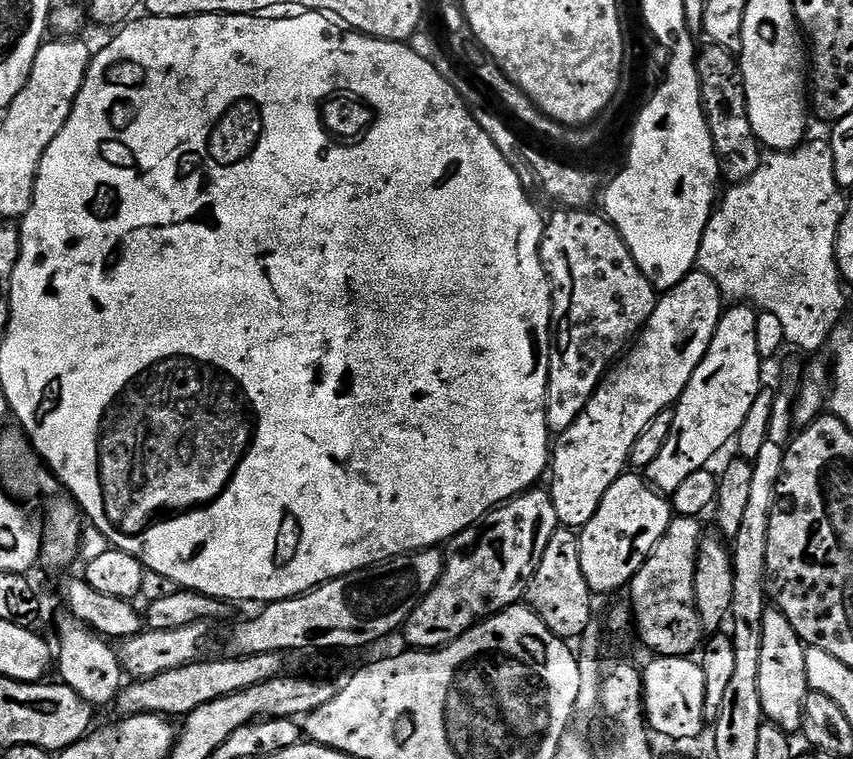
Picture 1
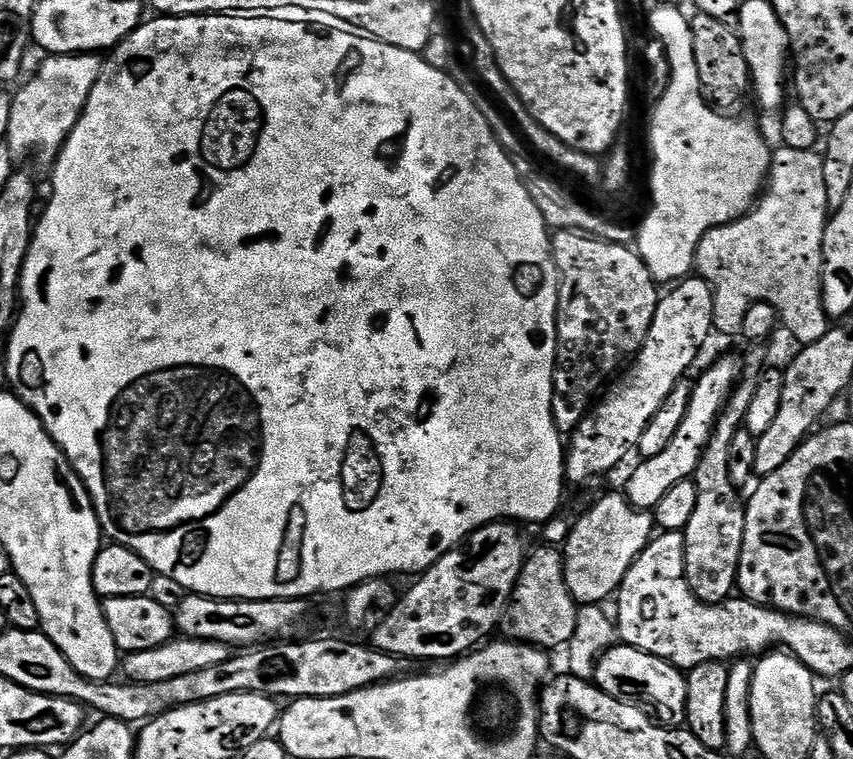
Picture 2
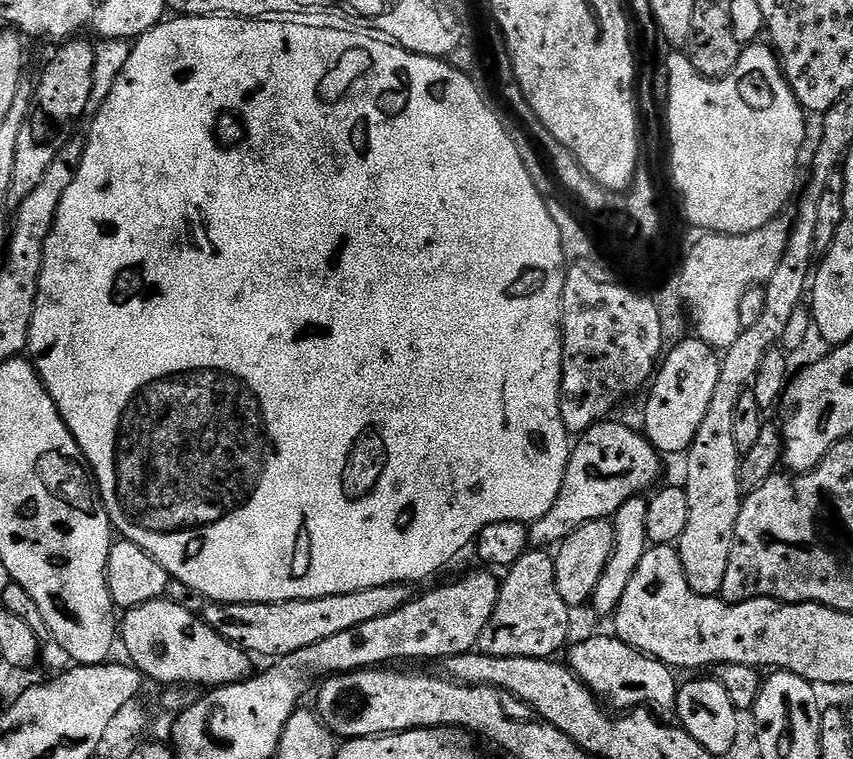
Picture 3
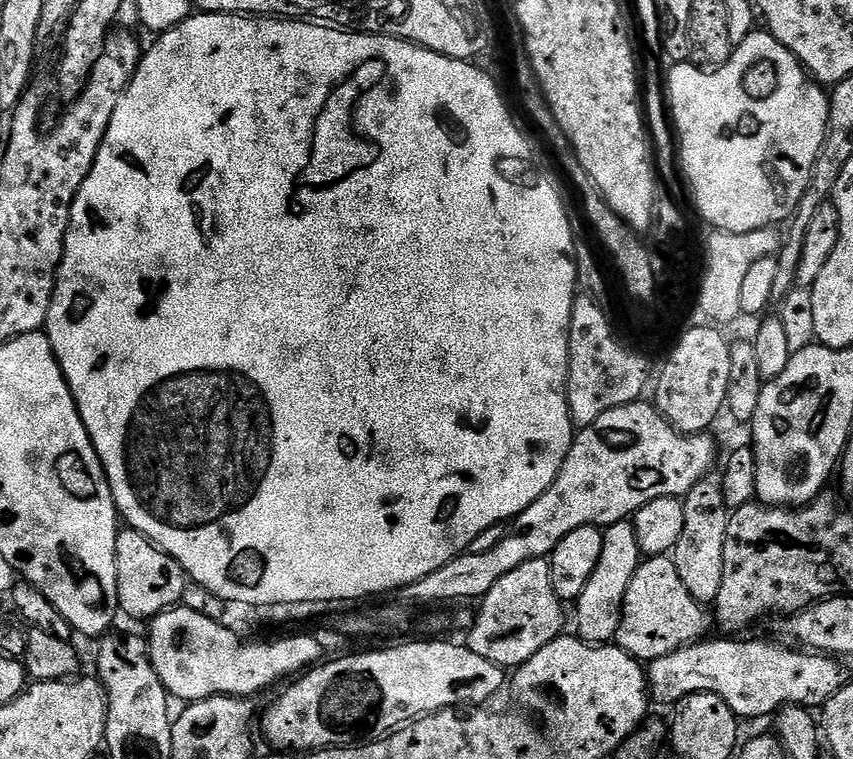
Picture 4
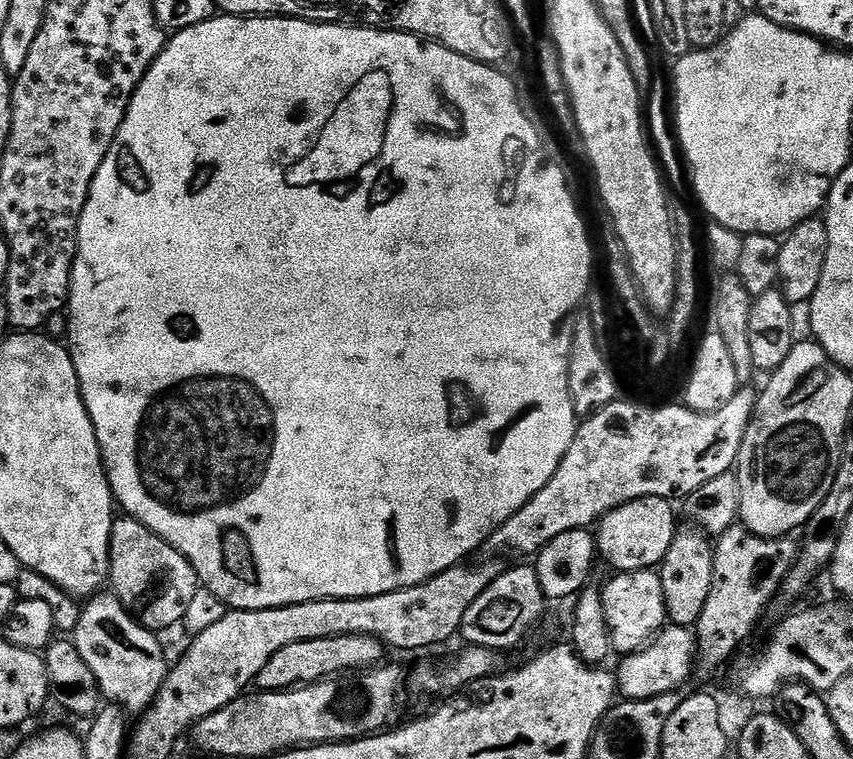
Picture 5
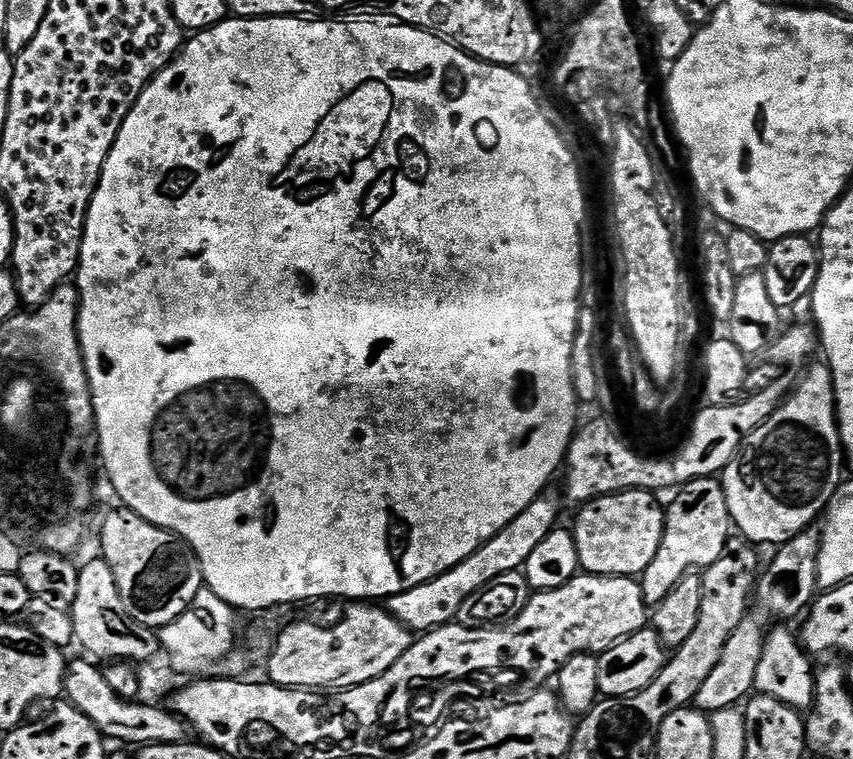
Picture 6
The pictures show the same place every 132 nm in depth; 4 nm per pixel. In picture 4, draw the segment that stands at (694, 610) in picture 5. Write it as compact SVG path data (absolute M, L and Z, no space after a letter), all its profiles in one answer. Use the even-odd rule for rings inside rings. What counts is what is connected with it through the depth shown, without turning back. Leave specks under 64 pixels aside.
M709 474L703 476L697 484L683 497L684 521L682 534L670 553L674 566L678 570L678 578L682 578L682 586L690 592L699 604L715 605L718 589L722 587L722 554L726 550L726 526L730 509L724 502L720 476Z

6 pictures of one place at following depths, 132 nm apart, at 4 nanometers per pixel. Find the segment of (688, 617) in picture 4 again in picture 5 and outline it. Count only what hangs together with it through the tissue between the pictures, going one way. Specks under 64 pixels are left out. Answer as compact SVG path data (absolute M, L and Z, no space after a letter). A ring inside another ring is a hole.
M656 570L621 572L613 577L613 580L602 588L608 631L612 634L612 651L616 654L639 652L660 635L668 620L660 573Z

